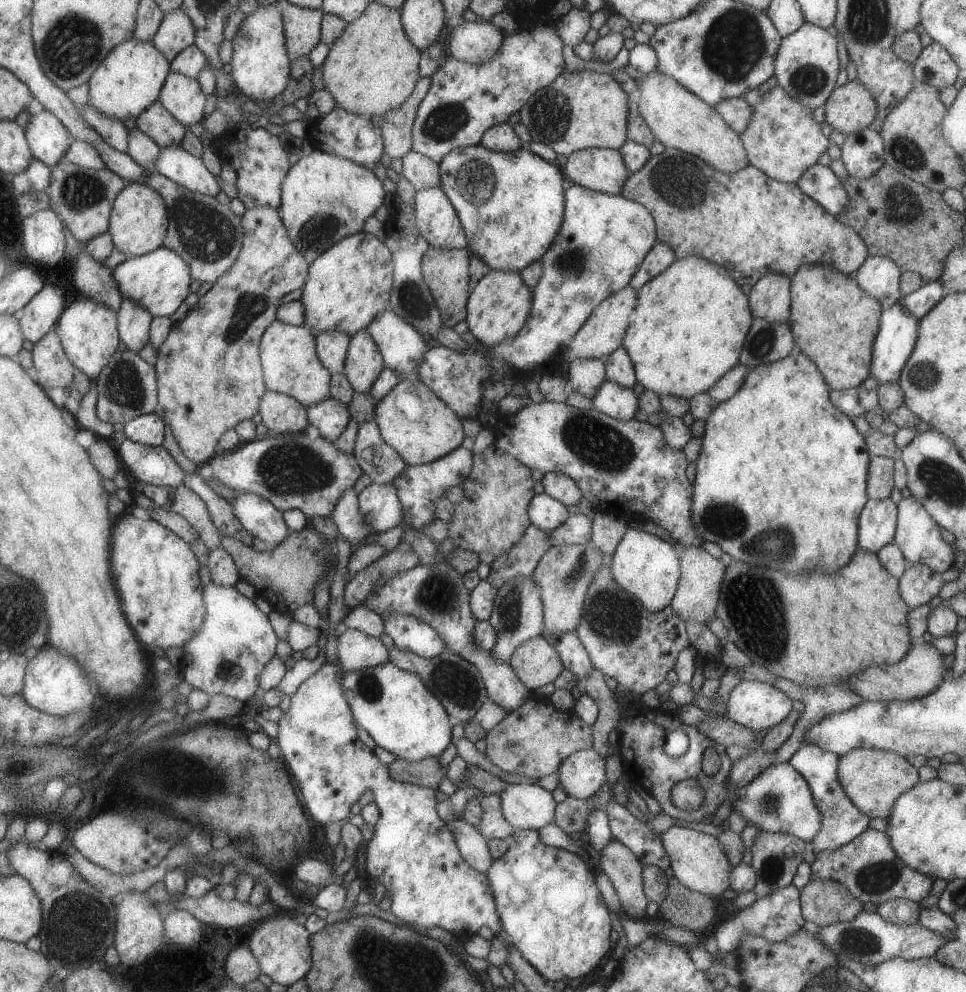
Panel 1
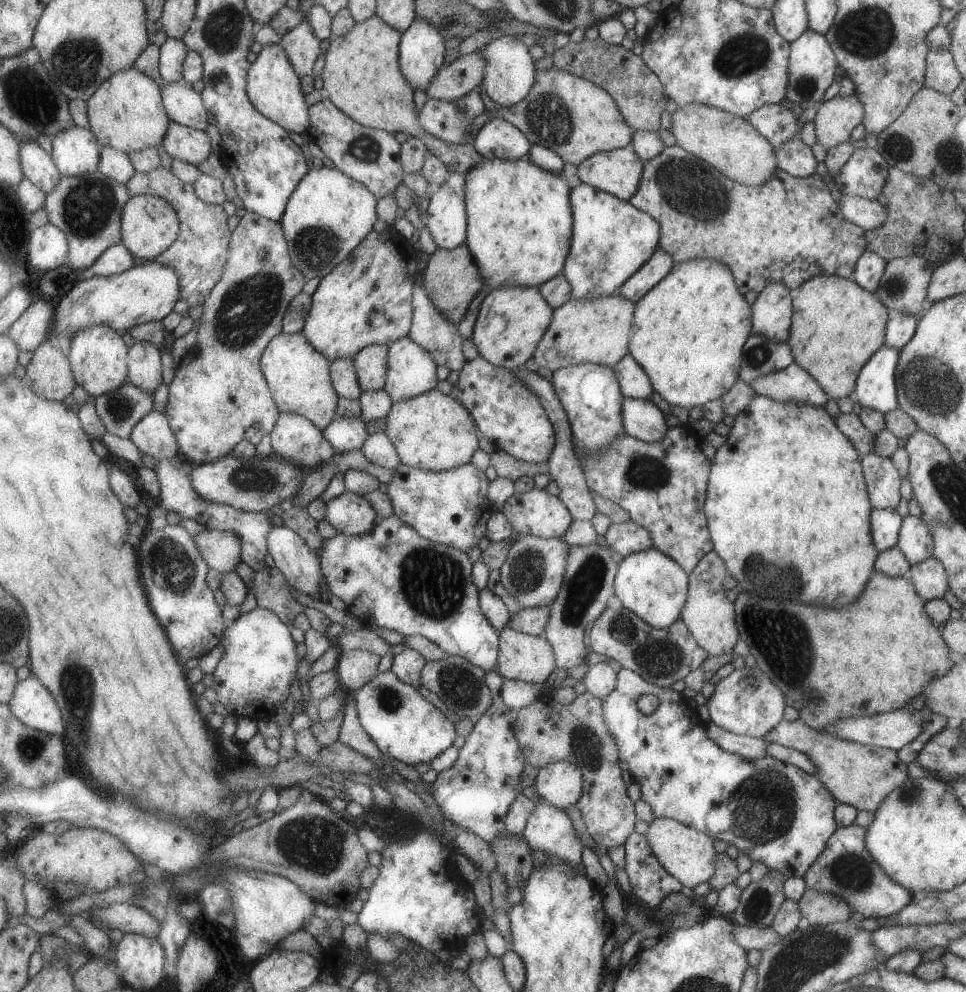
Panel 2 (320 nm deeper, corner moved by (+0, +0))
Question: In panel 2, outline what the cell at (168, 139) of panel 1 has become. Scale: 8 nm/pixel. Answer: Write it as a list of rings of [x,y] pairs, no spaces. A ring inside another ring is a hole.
[[[169,120],[163,136],[163,150],[172,160],[197,166],[212,150],[205,131],[191,129]]]

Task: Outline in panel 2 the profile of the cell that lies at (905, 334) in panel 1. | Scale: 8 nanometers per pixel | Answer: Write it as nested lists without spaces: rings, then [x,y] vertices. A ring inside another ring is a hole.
[[[881,344],[865,364],[855,380],[855,402],[862,408],[871,408],[885,415],[898,408],[895,370],[899,350]]]

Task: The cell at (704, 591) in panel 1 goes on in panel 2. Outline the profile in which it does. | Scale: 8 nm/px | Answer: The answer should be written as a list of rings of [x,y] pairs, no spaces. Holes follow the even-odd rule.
[[[713,550],[707,552],[688,575],[687,599],[679,614],[679,619],[685,624],[695,643],[709,656],[731,653],[735,642],[739,639],[733,603],[723,595],[725,589],[722,582],[726,576],[723,560]]]

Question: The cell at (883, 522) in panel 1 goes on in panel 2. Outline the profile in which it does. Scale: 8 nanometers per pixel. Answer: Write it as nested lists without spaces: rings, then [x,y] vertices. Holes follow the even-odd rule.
[[[872,508],[869,512],[869,530],[873,548],[879,552],[896,547],[901,522],[902,518],[895,509]]]

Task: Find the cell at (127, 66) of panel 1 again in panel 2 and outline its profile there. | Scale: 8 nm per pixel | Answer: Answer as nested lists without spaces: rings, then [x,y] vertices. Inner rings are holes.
[[[134,66],[111,74],[87,100],[87,112],[98,143],[122,153],[161,144],[169,122],[161,104],[158,84],[147,74],[135,70]]]

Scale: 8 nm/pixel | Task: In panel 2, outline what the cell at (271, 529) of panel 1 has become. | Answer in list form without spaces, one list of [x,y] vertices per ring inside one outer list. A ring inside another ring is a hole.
[[[272,526],[265,542],[269,563],[283,574],[284,582],[305,596],[319,598],[324,578],[318,555],[285,526]]]

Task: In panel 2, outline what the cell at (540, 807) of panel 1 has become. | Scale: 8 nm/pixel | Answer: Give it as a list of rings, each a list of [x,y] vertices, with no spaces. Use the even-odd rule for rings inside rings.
[[[544,800],[536,801],[521,834],[533,851],[539,850],[545,855],[567,860],[573,866],[581,866],[580,838],[562,809]]]

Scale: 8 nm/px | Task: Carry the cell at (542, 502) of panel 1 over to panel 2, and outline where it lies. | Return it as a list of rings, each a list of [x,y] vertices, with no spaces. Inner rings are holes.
[[[535,487],[523,494],[514,493],[509,496],[503,502],[500,512],[503,512],[505,520],[509,522],[512,533],[543,539],[561,538],[573,520],[558,497],[550,496],[545,490],[537,490]]]

